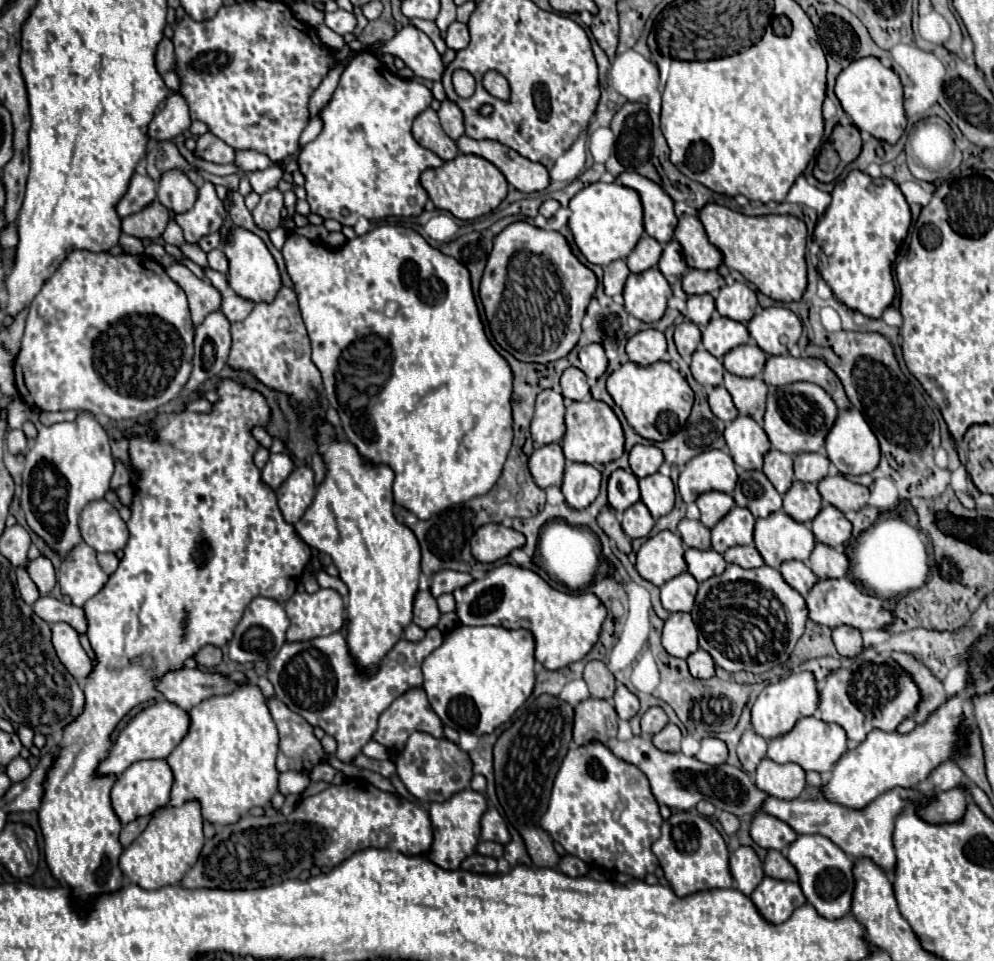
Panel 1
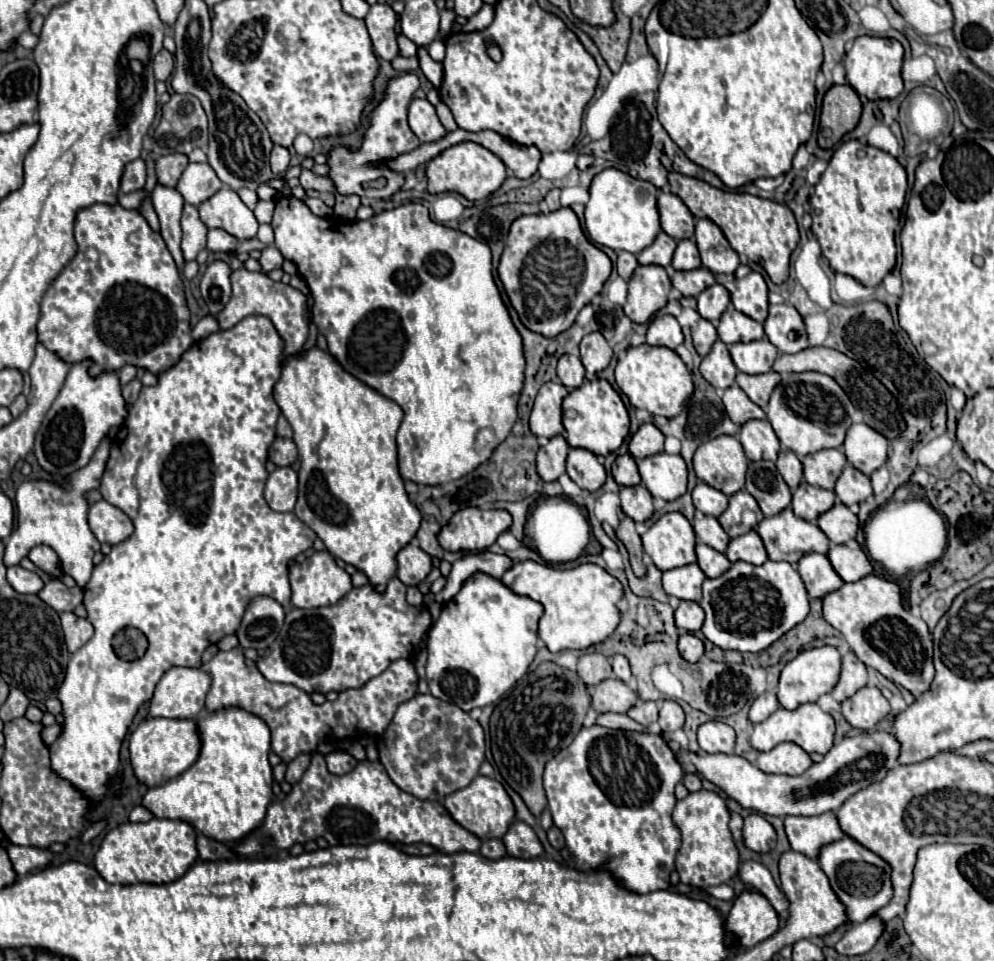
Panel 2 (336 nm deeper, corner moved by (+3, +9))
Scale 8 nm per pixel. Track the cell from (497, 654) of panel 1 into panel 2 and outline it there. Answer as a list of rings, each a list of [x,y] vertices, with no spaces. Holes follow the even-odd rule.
[[[476,573],[464,583],[460,593],[452,597],[444,607],[428,633],[428,663],[426,679],[430,693],[446,703],[458,705],[462,711],[472,711],[474,707],[486,707],[498,701],[530,667],[538,651],[538,622],[542,617],[542,605],[530,597],[522,597],[504,587],[498,579],[484,573]]]

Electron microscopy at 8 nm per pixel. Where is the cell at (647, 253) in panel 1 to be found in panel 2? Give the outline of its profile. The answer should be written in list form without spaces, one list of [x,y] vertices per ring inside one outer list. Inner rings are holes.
[[[660,231],[656,235],[654,243],[638,253],[638,263],[640,265],[652,265],[654,263],[654,265],[668,267],[672,261],[674,249],[676,249],[676,241],[672,237],[668,237],[664,231]]]

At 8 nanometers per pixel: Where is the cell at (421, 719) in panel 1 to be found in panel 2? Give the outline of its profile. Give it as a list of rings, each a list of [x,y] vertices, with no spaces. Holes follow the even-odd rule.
[[[234,647],[228,653],[218,651],[208,663],[202,663],[200,669],[212,677],[208,711],[222,707],[244,707],[246,711],[264,719],[272,731],[272,751],[282,757],[284,763],[290,763],[300,753],[314,751],[318,739],[328,737],[330,733],[336,739],[356,737],[366,731],[380,737],[390,725],[396,707],[418,693],[418,675],[408,659],[394,661],[382,675],[370,679],[364,687],[346,689],[338,693],[336,701],[326,701],[324,705],[314,705],[310,695],[294,685],[266,681],[256,665],[246,665],[240,647]]]

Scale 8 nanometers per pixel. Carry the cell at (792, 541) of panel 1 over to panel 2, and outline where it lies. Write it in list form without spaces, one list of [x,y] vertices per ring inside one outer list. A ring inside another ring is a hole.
[[[790,507],[778,513],[778,517],[764,517],[756,531],[772,561],[796,563],[806,553],[828,551],[828,537],[820,527],[796,517]]]

